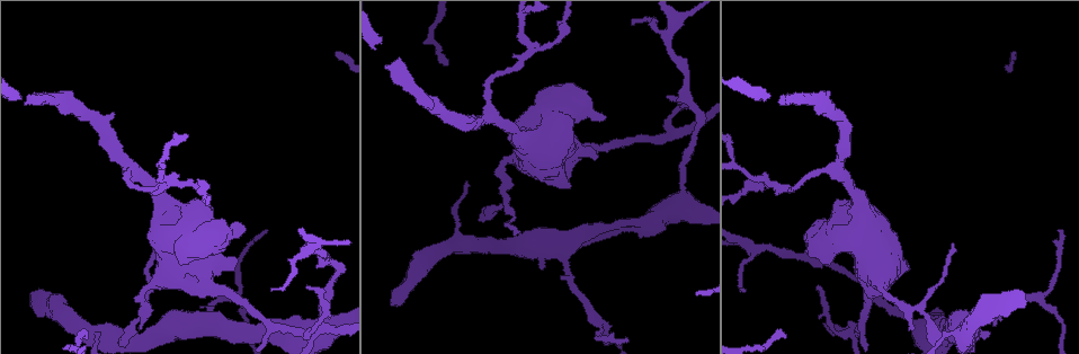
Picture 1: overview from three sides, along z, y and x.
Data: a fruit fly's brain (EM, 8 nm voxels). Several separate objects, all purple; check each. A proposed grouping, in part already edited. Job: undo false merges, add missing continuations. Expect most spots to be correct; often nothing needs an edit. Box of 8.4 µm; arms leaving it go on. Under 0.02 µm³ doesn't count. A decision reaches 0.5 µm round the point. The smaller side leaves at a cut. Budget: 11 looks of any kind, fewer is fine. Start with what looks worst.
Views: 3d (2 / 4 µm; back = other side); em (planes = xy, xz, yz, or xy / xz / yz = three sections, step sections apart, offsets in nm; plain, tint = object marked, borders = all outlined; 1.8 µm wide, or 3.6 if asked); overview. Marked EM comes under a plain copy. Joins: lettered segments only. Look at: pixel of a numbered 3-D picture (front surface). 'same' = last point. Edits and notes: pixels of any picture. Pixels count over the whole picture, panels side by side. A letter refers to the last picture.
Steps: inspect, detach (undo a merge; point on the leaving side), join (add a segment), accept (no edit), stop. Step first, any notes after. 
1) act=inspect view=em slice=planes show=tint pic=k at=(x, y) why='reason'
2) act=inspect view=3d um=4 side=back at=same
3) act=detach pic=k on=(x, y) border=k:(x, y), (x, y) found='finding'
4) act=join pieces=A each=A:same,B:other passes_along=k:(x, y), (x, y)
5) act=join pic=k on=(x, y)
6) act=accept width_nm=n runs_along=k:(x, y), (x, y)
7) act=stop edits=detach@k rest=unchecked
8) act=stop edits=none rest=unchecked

act=inspect view=3d um=4 pic=1 at=(856, 335) why='sharp bend'

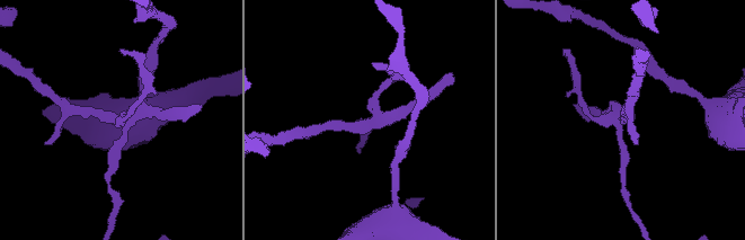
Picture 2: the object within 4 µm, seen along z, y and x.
act=inspect view=em slice=yz step=4 show=tint pic=2 at=(121, 122) why='now the EM'

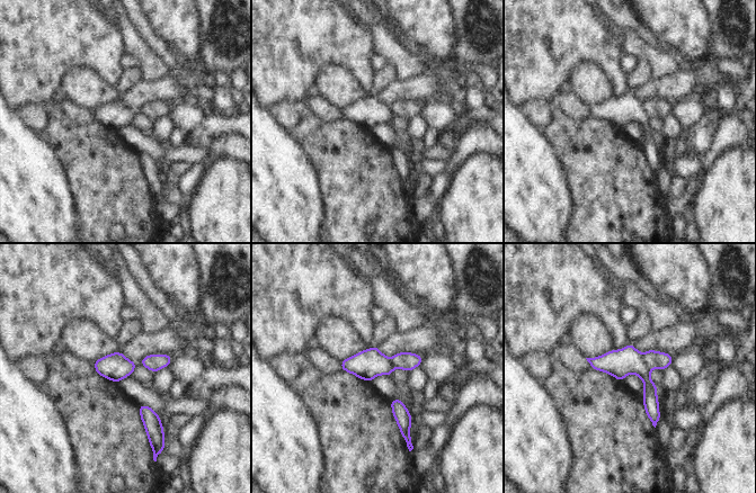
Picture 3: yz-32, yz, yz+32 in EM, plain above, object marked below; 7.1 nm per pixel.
act=inspect view=em slice=planes show=borders at=same

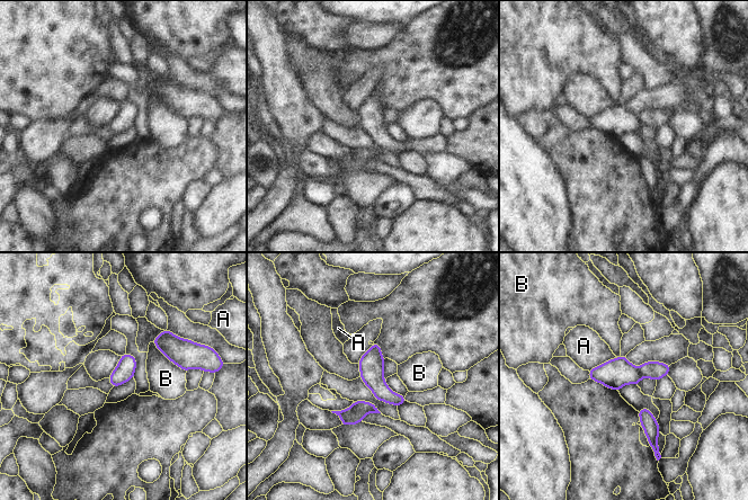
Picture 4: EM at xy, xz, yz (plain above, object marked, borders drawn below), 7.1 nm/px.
act=detach pic=4 on=(616, 373) longest_contact=B:340nm each=A:other,B:other border=4:(638, 368), (642, 376) found='two neurons meet here'

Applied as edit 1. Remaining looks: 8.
act=inspect view=overview

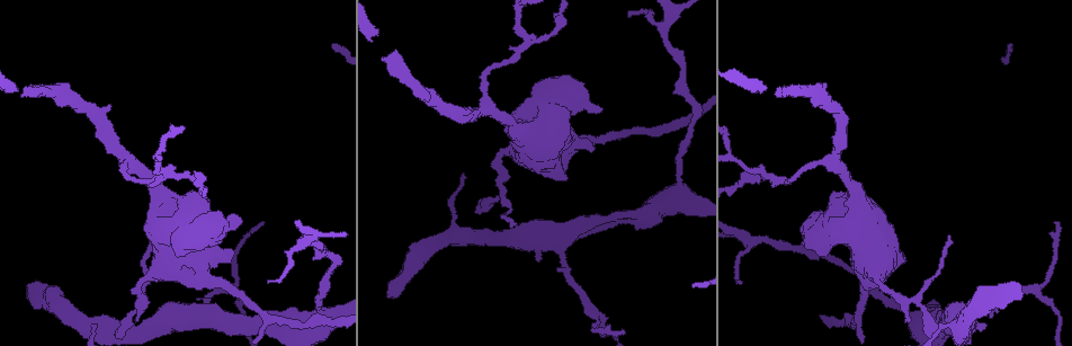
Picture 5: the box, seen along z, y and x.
act=inspect view=em slice=planes show=tint pic=5 at=(312, 232) why='sudden change in width'

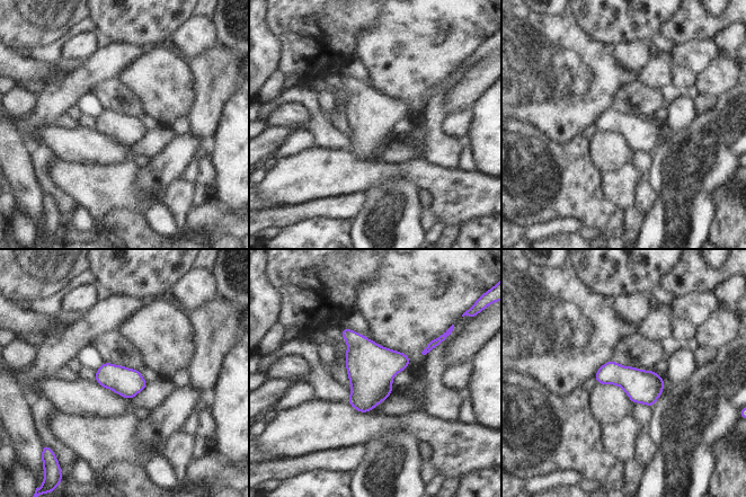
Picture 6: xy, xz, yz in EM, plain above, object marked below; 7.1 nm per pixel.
act=inspect view=em slice=planes show=borders at=same

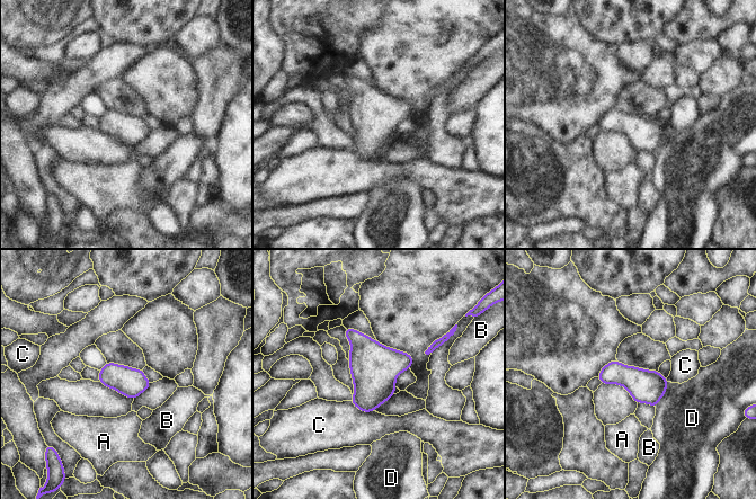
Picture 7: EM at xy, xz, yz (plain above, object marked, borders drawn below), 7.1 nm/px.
act=accept each=A:other,B:other,C:other,D:other border=7:(668, 382), (665, 394), (655, 407) found='continuous, no second neuron'

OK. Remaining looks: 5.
act=inspect view=3d um=2 pic=5 at=(601, 107) why='stops while still wide'

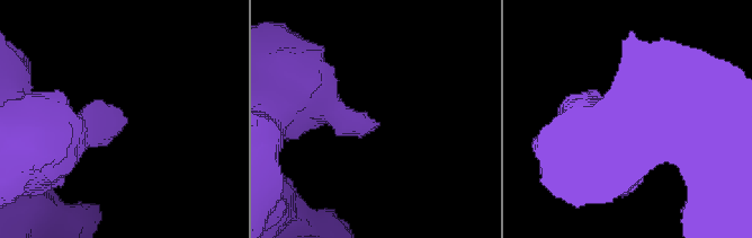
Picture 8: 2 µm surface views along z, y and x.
act=inspect view=em slice=planes show=tint pic=8 at=(127, 123)

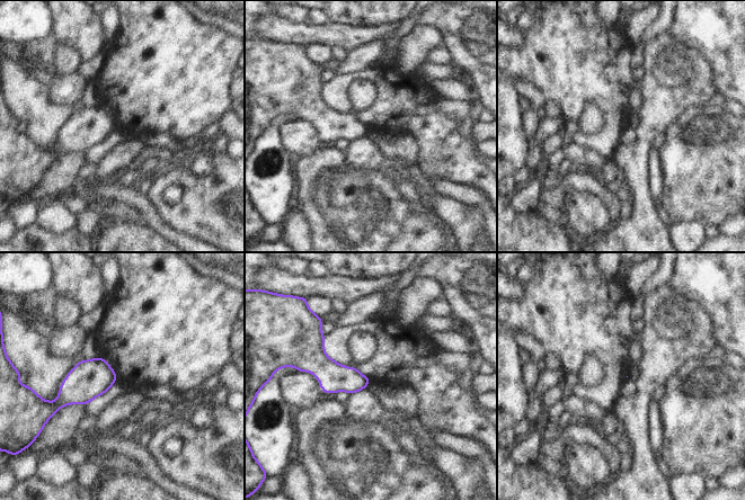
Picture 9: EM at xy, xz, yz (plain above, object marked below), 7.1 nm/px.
act=inspect view=em slice=planes show=borders at=same

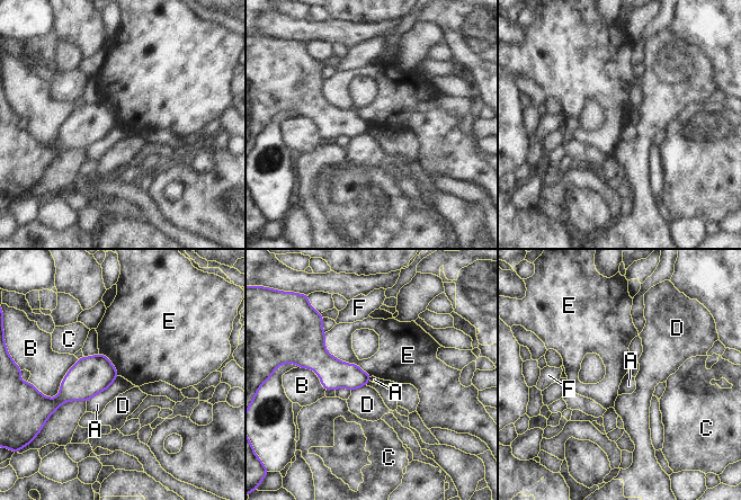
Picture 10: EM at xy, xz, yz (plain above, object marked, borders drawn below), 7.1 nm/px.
act=accept longest_contact=E:460nm each=A:other,B:other,C:other,D:other,E:other,F:other border=10:(324, 332), (333, 356), (371, 376) found='no lettered segment goes on from it'

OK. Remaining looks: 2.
act=inspect view=3d um=4 pic=5 at=(526, 43) why='three-way junction'

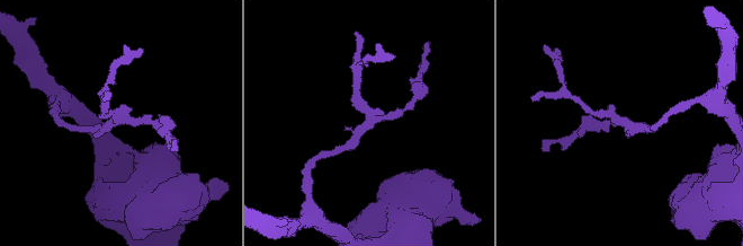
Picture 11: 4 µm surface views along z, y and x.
act=inspect view=em slice=xy step=4 show=borders pic=11 at=(116, 122) arms=3

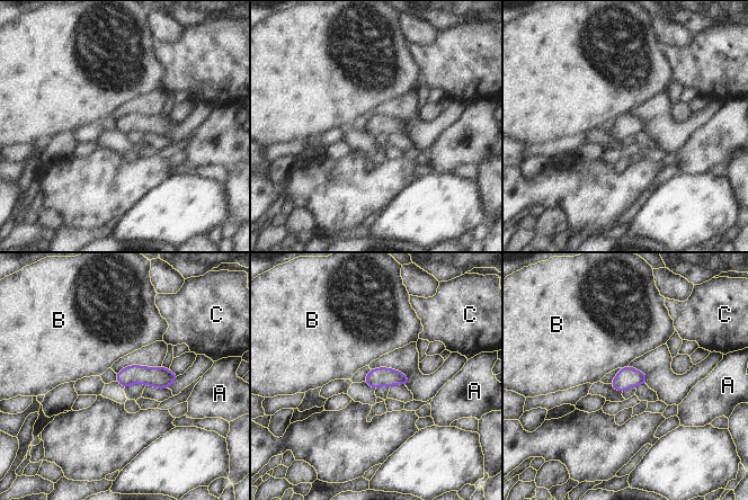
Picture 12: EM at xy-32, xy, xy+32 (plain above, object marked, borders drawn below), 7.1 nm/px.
act=accept each=A:other,B:other,C:other runs_along=12:(172, 376), (126, 376), (118, 378) found='all the same neuron'

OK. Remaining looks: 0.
act=stop edits=detach@4 rest=unchecked

